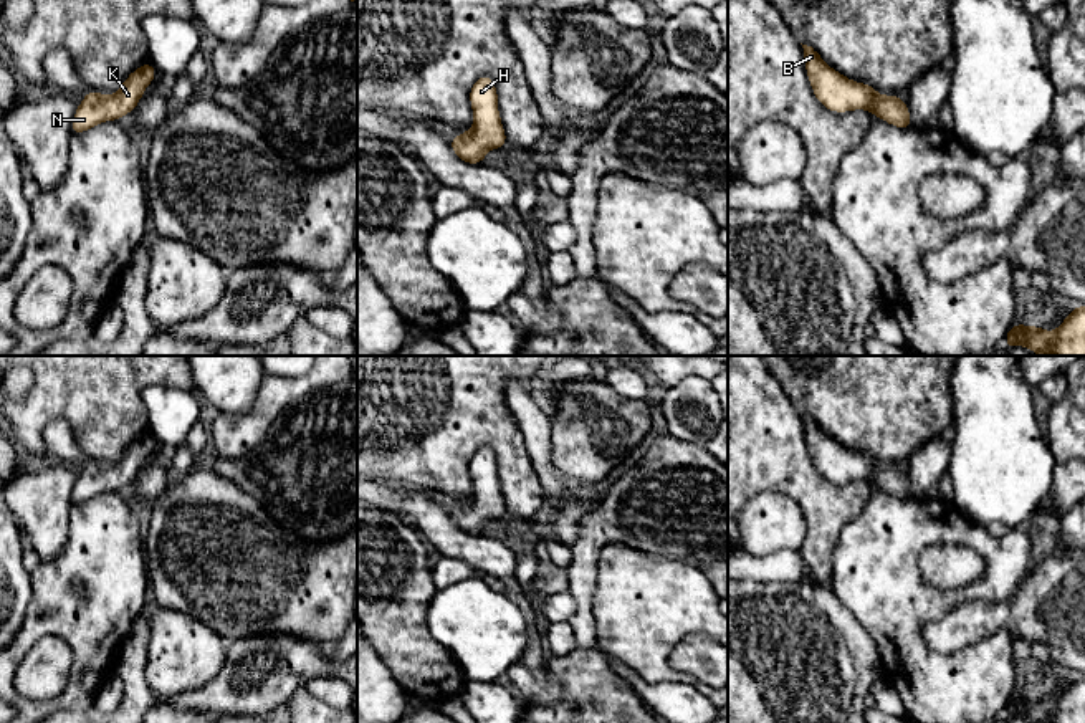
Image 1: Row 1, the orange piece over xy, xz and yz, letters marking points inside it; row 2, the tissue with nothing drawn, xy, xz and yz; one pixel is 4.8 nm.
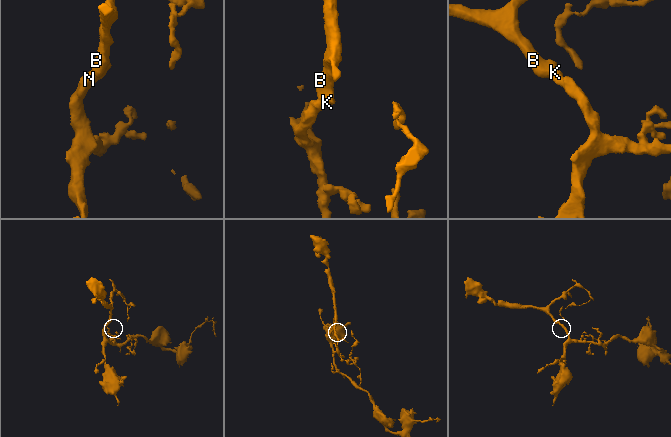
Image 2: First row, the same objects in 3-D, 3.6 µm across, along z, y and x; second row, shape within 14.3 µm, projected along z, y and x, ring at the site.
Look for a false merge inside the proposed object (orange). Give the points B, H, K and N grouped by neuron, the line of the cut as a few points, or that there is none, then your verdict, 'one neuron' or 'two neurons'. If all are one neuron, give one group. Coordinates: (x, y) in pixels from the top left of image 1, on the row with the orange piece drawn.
groups B H K N; cut none; one neuron

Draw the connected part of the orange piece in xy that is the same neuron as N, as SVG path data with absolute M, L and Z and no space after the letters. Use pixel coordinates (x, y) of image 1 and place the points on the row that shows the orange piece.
M149 61L134 69L116 93L104 96L93 89L84 94L81 104L76 108L71 134L86 132L101 122L127 116L139 104L155 73L155 68Z

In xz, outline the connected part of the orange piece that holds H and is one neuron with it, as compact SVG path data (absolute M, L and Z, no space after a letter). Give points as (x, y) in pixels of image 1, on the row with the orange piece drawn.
M491 76L478 78L470 89L473 126L448 144L466 164L483 164L485 156L501 149L508 139L499 117L496 84Z

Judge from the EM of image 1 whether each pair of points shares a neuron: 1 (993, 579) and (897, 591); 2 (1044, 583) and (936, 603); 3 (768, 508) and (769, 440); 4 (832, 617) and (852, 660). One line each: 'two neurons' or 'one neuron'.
1: one neuron
2: two neurons
3: two neurons
4: one neuron

